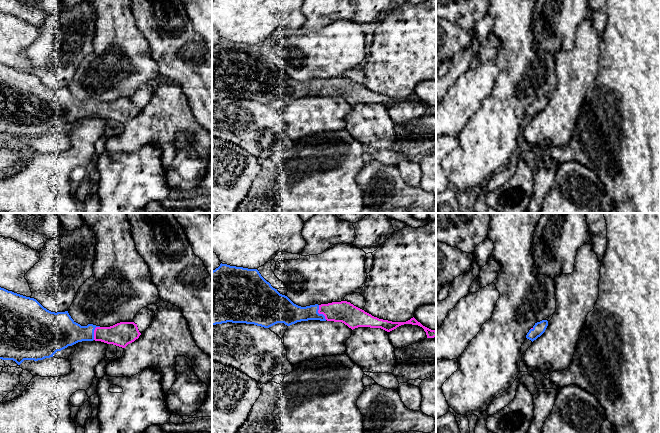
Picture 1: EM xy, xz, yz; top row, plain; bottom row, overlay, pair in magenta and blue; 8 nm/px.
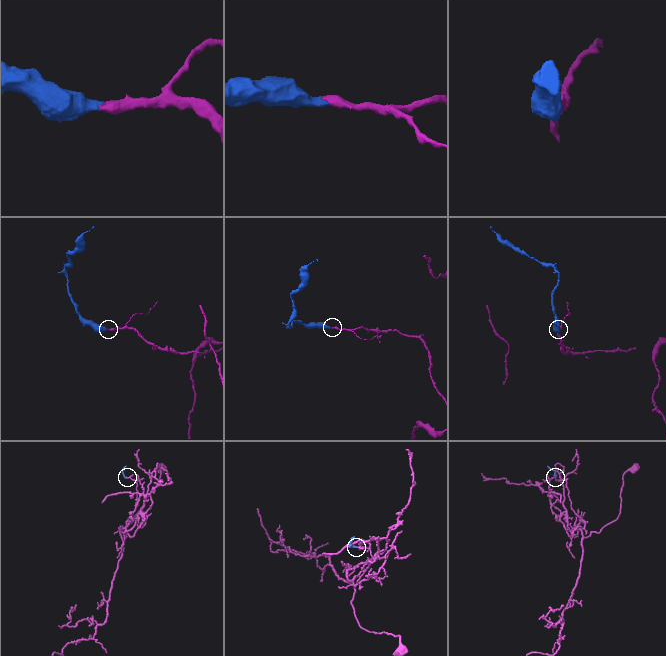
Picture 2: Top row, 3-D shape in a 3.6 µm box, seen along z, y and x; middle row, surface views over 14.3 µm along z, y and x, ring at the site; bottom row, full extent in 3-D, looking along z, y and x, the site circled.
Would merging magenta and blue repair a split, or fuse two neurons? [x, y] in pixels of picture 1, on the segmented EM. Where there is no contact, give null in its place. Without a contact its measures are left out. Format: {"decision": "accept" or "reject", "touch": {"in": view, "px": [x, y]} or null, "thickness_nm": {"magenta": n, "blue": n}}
{"decision": "accept", "touch": {"in": "xz", "px": [319, 313]}, "thickness_nm": {"magenta": 170, "blue": 180}}

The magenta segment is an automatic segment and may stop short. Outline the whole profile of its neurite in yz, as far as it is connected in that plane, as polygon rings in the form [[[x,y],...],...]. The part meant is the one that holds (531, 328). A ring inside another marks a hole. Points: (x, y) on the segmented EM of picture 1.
[[[542,320],[540,322],[535,323],[535,325],[527,333],[526,338],[533,342],[545,332],[547,326],[547,320]]]

